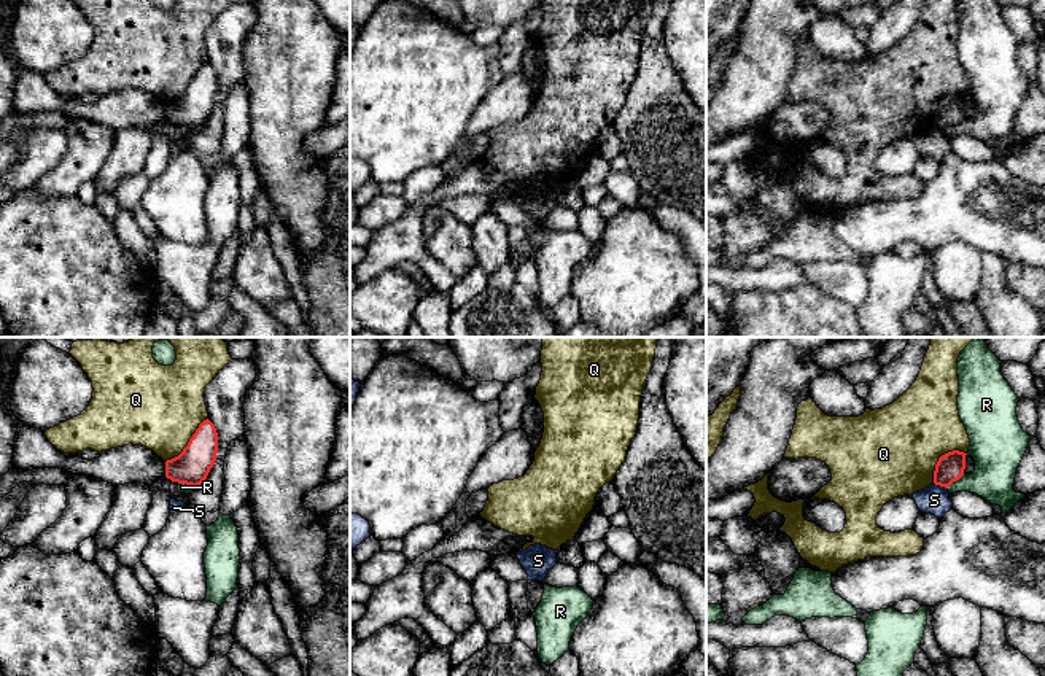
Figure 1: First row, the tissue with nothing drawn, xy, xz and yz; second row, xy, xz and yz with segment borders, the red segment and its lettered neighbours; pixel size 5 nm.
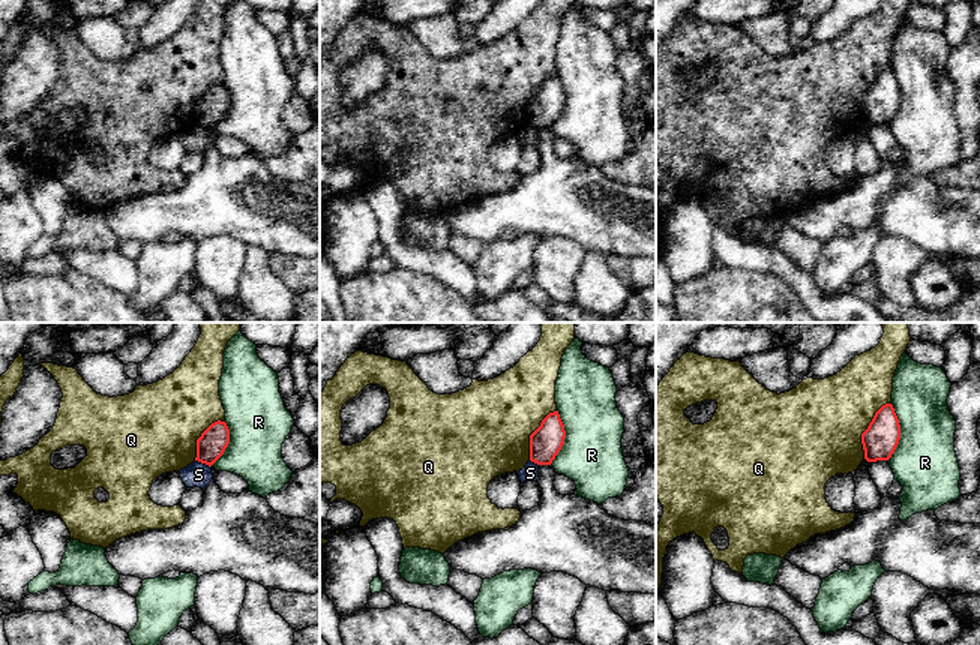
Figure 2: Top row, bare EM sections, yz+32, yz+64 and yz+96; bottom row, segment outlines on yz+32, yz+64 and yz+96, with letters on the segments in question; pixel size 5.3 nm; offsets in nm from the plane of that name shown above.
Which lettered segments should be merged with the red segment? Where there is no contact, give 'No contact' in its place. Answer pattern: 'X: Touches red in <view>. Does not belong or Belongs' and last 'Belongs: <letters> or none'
Q: Touches red in yz. Does not belong
R: Touches red in yz. Does not belong
S: Touches red in yz. Does not belong
Belongs: none

